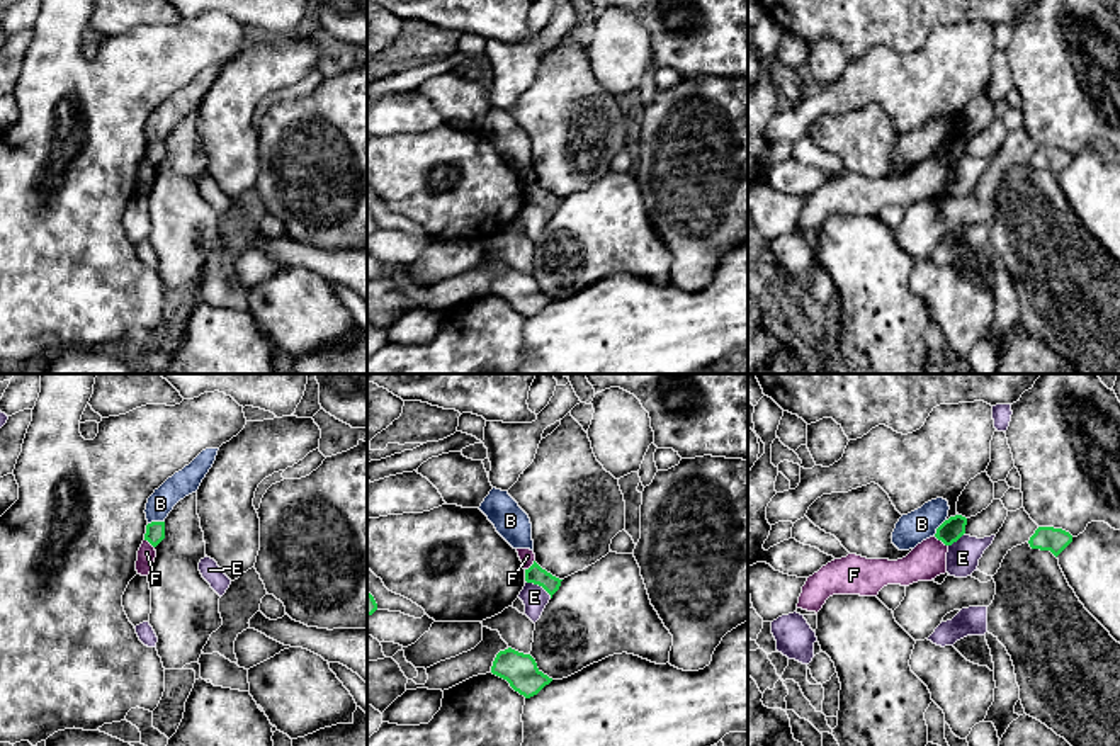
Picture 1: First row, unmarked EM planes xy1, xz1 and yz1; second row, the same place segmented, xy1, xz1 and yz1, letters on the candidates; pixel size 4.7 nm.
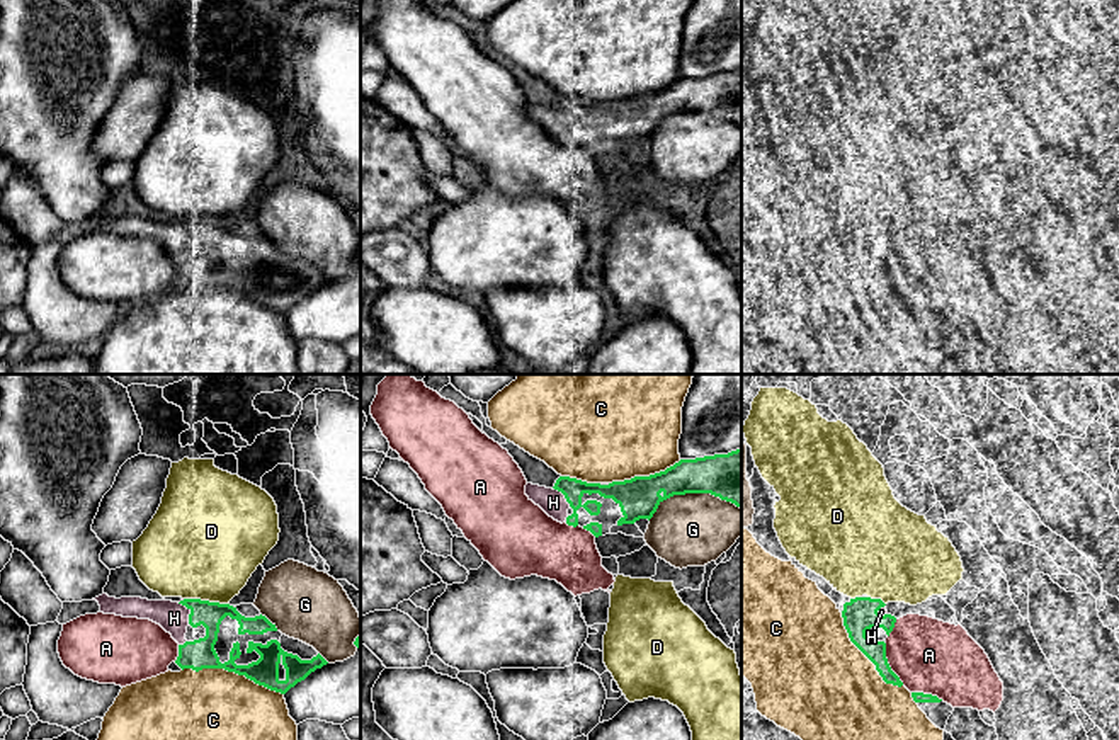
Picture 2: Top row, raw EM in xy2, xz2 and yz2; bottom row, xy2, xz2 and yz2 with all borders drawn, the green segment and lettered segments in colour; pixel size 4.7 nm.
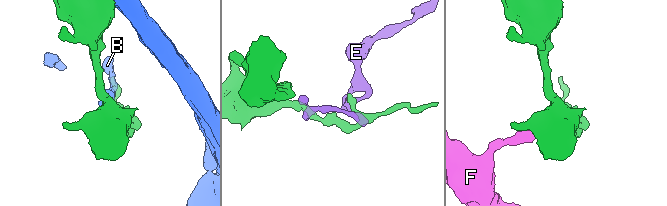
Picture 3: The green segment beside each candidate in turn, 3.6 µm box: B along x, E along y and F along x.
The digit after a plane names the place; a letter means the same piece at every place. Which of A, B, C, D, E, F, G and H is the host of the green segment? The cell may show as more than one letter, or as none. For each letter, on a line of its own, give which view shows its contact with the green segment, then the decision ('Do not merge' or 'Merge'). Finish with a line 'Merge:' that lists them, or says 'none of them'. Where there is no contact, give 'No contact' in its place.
A: Touches green in yz2. Do not merge
B: Touches green in yz1. Do not merge
C: Touches green in xy2. Do not merge
D: Touches green in xy2. Do not merge
E: Touches green in xz1. Do not merge
F: Touches green in yz1. Do not merge
G: Touches green in xz2. Do not merge
H: Touches green in xy2. Merge
Merge: H

